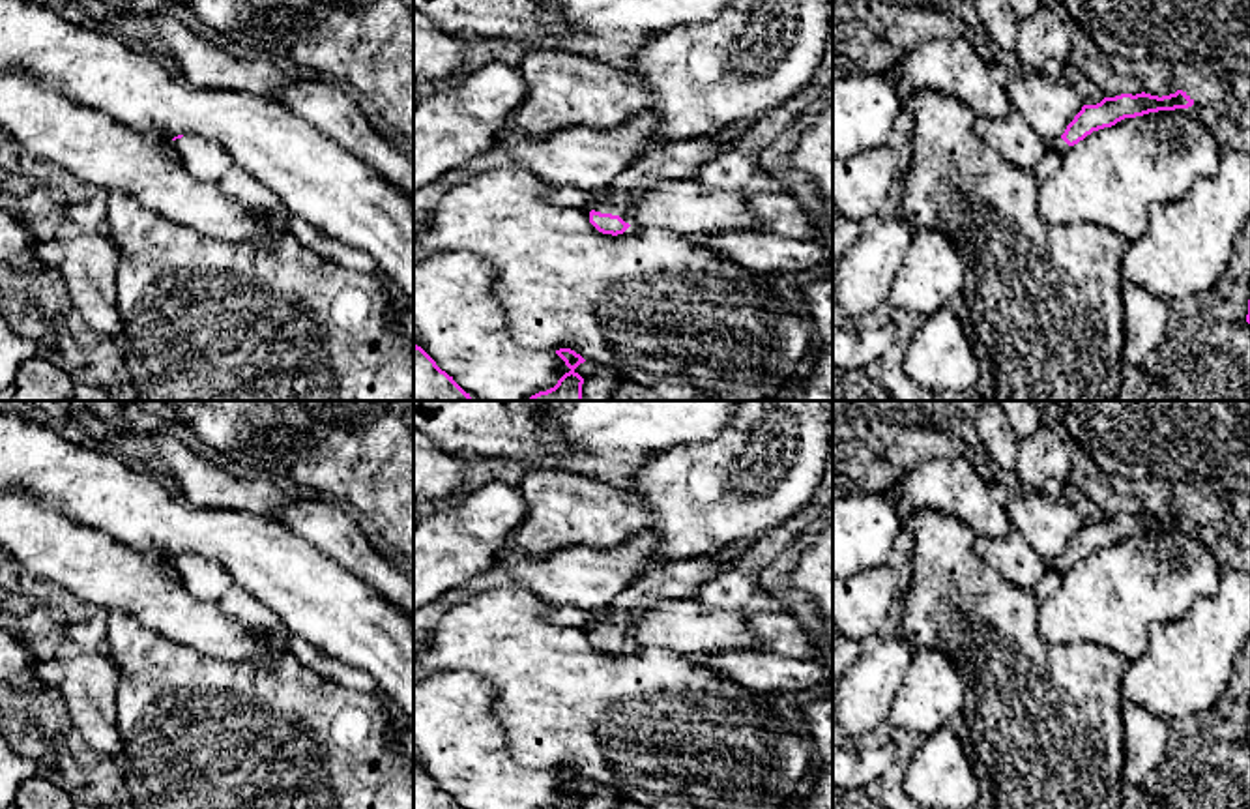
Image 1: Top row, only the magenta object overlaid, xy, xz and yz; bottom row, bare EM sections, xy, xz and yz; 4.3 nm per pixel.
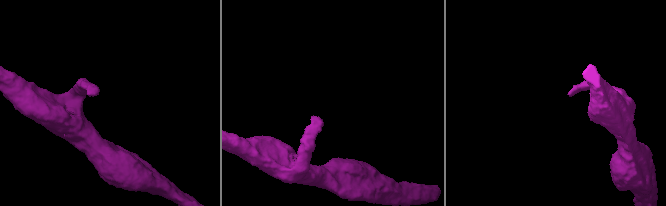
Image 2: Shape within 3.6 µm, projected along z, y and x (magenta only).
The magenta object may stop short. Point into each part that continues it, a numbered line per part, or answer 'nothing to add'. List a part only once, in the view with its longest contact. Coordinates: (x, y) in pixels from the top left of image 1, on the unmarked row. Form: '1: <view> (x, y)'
1: xz (680, 579)

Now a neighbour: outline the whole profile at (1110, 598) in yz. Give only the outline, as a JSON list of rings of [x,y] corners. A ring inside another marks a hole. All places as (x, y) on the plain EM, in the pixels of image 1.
[[[1194,524],[1125,537],[1070,566],[1059,590],[1039,601],[1037,633],[1050,646],[1085,640],[1134,661],[1147,648],[1153,622],[1183,618],[1196,599],[1214,594],[1218,586],[1220,562]]]

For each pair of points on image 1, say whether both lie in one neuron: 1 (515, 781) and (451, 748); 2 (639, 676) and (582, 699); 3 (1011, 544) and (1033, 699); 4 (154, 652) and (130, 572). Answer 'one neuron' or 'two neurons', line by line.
1: one neuron
2: one neuron
3: two neurons
4: two neurons

